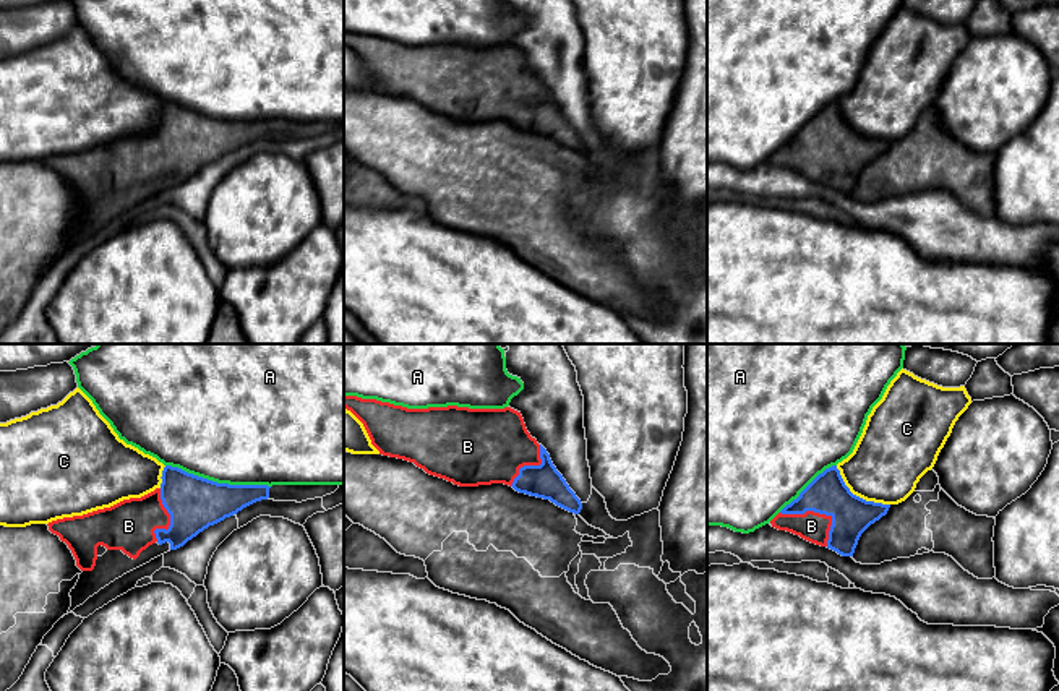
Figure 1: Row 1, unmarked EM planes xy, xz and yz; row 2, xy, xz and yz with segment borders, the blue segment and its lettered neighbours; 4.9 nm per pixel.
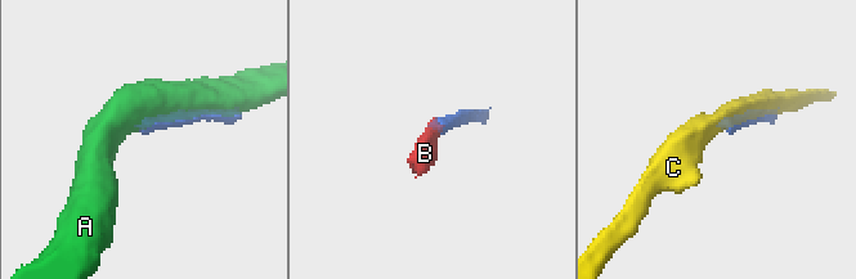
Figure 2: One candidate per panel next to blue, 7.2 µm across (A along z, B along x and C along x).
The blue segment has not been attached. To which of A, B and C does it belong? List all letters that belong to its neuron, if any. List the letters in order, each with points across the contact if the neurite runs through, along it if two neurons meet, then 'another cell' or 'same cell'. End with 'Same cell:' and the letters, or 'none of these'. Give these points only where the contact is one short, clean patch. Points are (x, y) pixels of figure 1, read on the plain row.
A: another cell
B: same cell
C: another cell
Same cell: B

